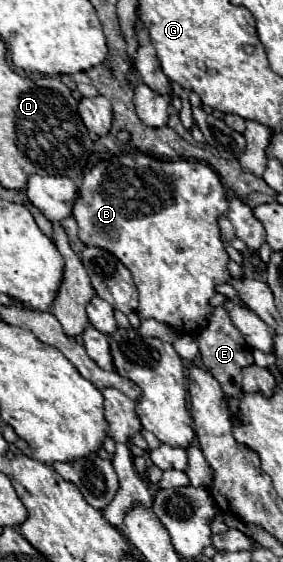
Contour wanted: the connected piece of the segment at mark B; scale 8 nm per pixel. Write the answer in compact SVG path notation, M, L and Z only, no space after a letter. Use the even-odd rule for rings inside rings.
M128 153L128 155L120 155L120 157L112 157L110 161L102 161L98 165L94 165L84 177L82 183L78 185L78 197L72 205L72 217L78 223L78 237L84 245L94 245L94 247L102 247L110 253L114 253L132 273L132 279L138 287L138 295L140 295L140 305L136 309L136 313L140 315L140 319L158 319L170 327L176 327L182 333L194 333L200 327L206 327L210 313L214 311L208 305L208 299L214 295L214 285L226 283L228 279L228 253L224 251L224 245L220 241L220 229L218 229L218 217L228 213L228 201L226 201L226 191L224 185L220 183L220 177L214 169L210 169L206 163L196 161L196 159L178 159L178 161L168 161L168 159L154 159L148 157L144 153Z

